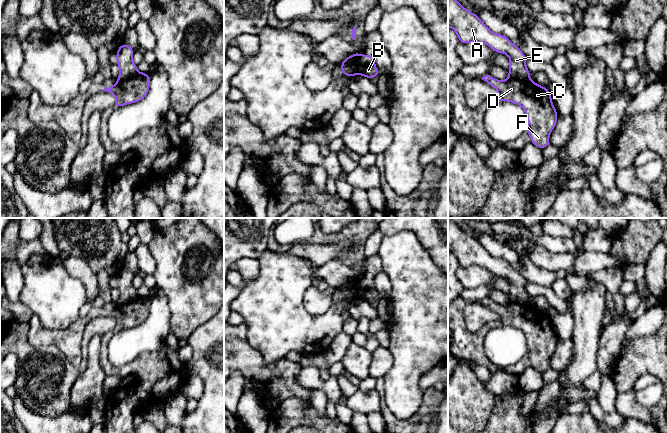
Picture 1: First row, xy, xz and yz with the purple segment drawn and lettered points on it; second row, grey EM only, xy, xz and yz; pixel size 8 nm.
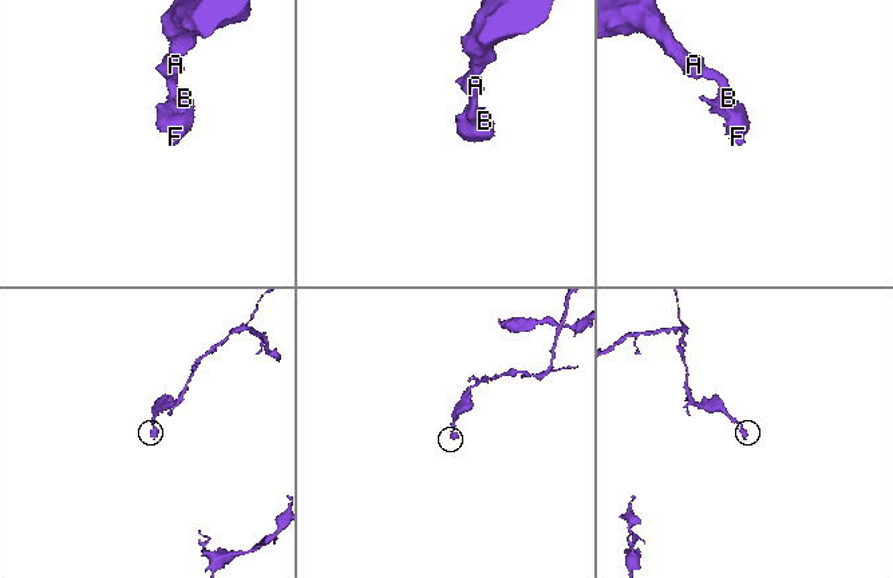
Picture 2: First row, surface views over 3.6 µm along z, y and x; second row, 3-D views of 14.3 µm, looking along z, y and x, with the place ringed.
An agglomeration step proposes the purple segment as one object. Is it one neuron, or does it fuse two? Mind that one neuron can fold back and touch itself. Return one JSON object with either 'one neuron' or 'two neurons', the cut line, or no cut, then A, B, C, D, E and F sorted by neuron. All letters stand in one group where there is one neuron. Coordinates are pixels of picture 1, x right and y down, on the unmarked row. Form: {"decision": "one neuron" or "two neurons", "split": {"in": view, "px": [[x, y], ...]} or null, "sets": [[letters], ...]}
{"decision": "two neurons", "split": {"in": "yz", "px": [[510, 300], [528, 304]]}, "sets": [["A", "E"], ["B", "C", "D", "F"]]}

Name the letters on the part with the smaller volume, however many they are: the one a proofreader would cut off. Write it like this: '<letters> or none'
B, C, D, F

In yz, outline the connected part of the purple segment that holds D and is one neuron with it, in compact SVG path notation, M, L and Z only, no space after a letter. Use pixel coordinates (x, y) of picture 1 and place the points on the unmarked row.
M485 299L481 303L499 315L497 326L509 325L524 332L528 348L525 356L530 358L532 368L541 374L550 369L549 358L556 349L558 337L546 311L512 301L500 305Z

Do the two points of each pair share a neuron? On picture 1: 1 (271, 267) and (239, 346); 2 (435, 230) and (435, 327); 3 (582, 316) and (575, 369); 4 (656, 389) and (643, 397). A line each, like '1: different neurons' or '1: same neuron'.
1: different neurons
2: different neurons
3: same neuron
4: same neuron

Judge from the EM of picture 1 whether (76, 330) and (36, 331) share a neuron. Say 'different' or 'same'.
same

